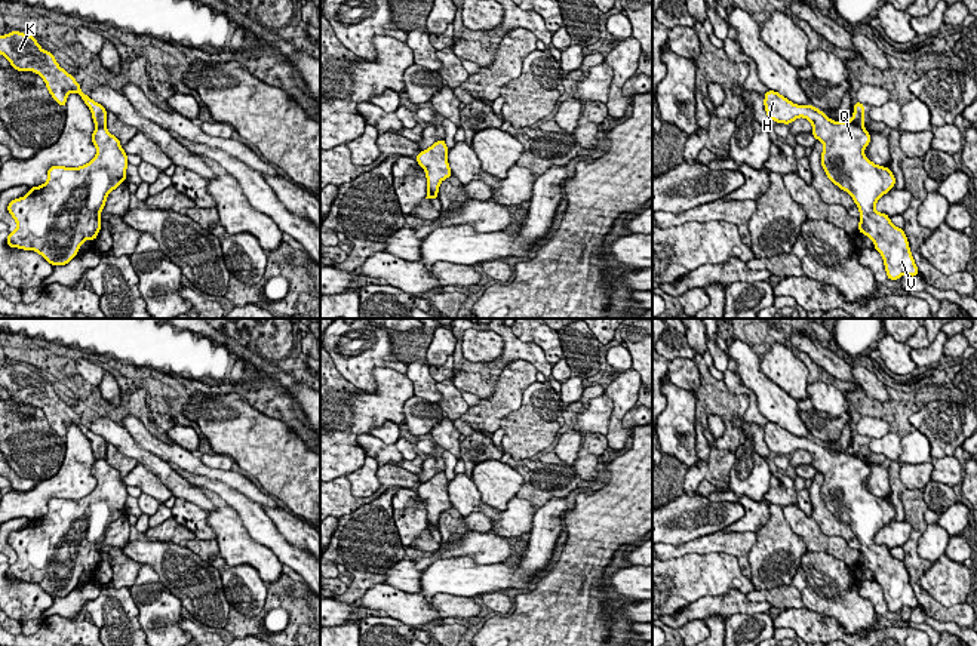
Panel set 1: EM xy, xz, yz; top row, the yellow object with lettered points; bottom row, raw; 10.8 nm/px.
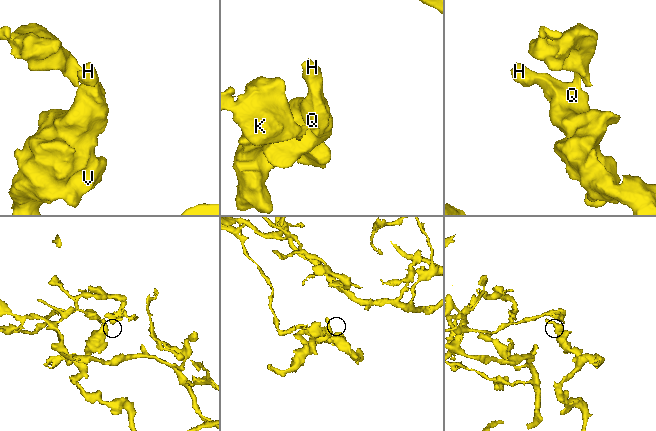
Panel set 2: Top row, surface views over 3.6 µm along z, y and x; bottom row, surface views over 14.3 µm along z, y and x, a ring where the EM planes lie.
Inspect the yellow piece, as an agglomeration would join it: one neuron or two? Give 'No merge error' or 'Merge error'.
Merge error

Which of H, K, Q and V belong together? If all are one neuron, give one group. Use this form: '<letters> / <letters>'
H Q V / K

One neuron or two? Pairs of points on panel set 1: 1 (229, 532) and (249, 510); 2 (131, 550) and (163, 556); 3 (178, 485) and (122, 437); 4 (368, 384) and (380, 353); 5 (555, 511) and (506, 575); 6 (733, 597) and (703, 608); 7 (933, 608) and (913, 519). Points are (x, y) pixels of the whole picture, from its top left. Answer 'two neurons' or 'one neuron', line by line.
1: two neurons
2: one neuron
3: one neuron
4: one neuron
5: one neuron
6: one neuron
7: one neuron

